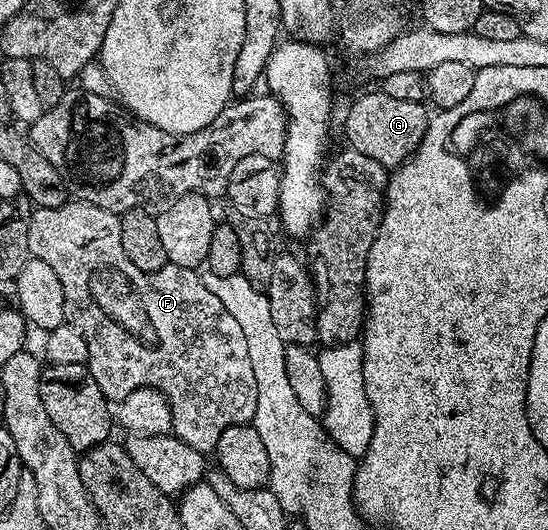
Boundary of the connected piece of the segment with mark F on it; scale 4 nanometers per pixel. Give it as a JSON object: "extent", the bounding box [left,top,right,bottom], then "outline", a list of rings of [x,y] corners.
{"extent":[27,198,256,494],"outline":[[[81,198],[67,199],[65,204],[55,208],[35,207],[33,211],[34,213],[29,213],[27,222],[27,250],[33,259],[48,262],[48,266],[52,266],[52,270],[56,270],[56,278],[60,278],[60,286],[64,286],[66,323],[72,325],[76,330],[80,330],[80,334],[84,334],[84,338],[88,342],[86,364],[92,378],[96,378],[96,386],[100,386],[103,396],[107,401],[117,402],[123,400],[128,394],[132,394],[132,390],[154,388],[157,392],[162,392],[164,398],[170,403],[173,434],[168,436],[131,435],[130,441],[125,441],[124,444],[126,453],[130,455],[132,462],[136,462],[140,474],[144,474],[144,478],[148,478],[148,482],[152,482],[152,486],[156,486],[161,492],[167,494],[185,492],[193,484],[199,483],[208,471],[205,458],[198,452],[213,453],[214,447],[220,440],[220,434],[224,434],[224,430],[228,430],[228,426],[249,424],[256,414],[256,376],[252,374],[252,358],[248,358],[248,341],[244,339],[244,330],[240,330],[240,322],[236,322],[236,318],[232,314],[228,314],[224,302],[220,302],[220,298],[216,298],[216,294],[212,294],[212,290],[208,290],[208,286],[195,269],[181,268],[169,262],[155,272],[142,272],[137,269],[124,252],[123,243],[120,240],[121,222],[115,213]]]}

